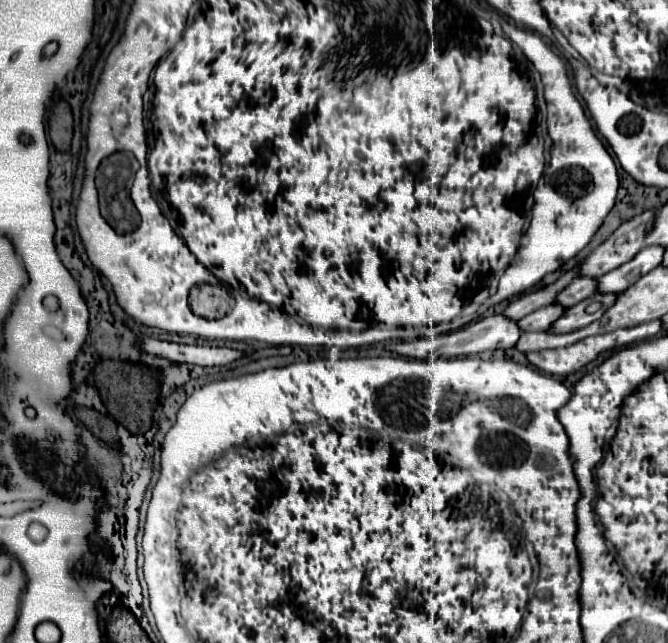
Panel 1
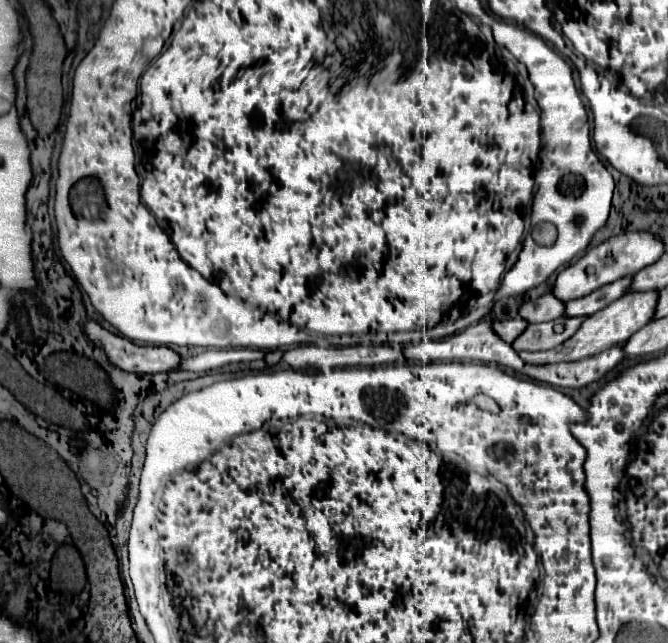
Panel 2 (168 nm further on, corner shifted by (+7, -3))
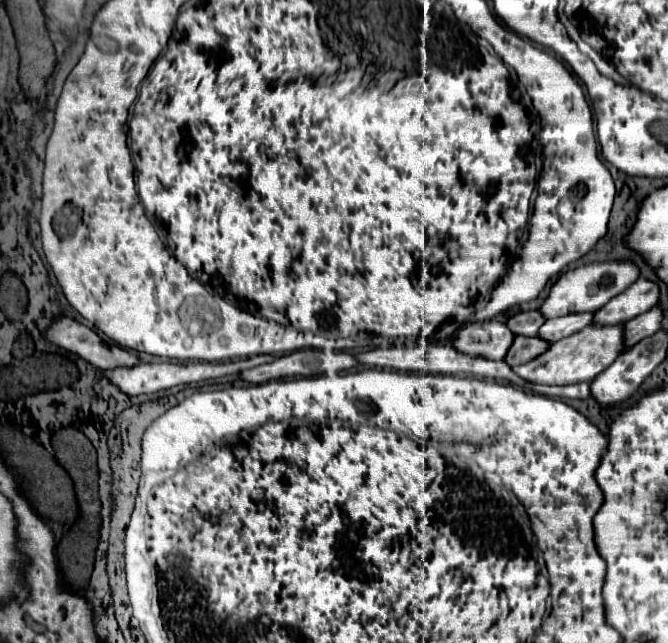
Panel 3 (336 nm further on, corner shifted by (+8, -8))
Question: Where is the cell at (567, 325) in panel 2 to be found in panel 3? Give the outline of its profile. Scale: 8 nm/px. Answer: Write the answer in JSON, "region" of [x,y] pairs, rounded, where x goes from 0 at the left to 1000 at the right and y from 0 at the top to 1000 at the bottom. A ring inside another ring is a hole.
{"region":[[[775,521],[775,524],[769,524],[766,543],[760,543],[754,561],[760,561],[763,571],[772,571],[772,568],[790,565],[799,555],[811,552],[817,543],[820,543],[820,533],[811,530],[808,524],[781,524],[781,521]]]}

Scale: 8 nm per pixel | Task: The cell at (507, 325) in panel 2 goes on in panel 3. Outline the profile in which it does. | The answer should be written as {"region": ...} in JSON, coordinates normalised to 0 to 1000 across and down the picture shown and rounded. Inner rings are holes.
{"region":[[[716,499],[689,512],[674,537],[683,537],[692,549],[713,549],[713,555],[749,561],[760,549],[766,530],[769,518],[751,499]]]}

